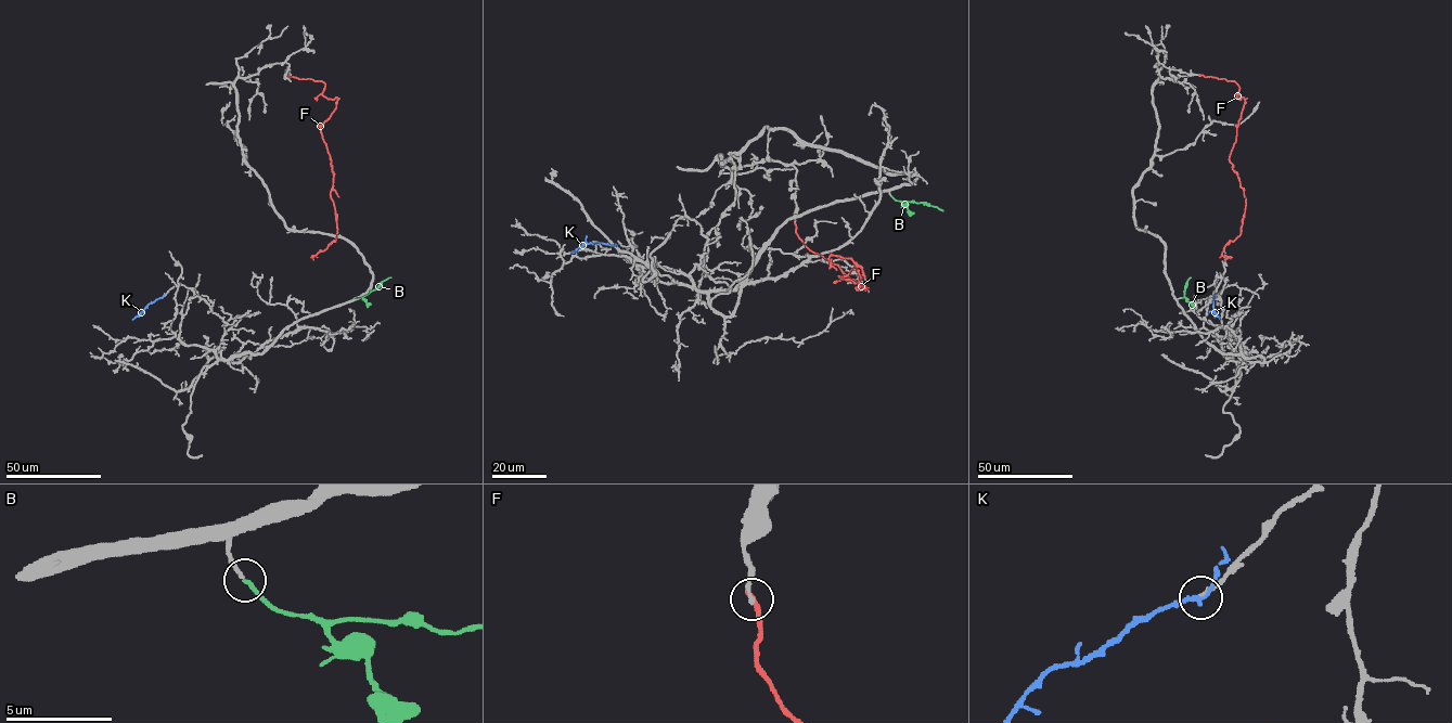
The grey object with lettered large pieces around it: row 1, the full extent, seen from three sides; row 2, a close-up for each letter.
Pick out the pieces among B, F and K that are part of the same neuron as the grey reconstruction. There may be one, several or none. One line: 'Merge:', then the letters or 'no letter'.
Merge: B, K

